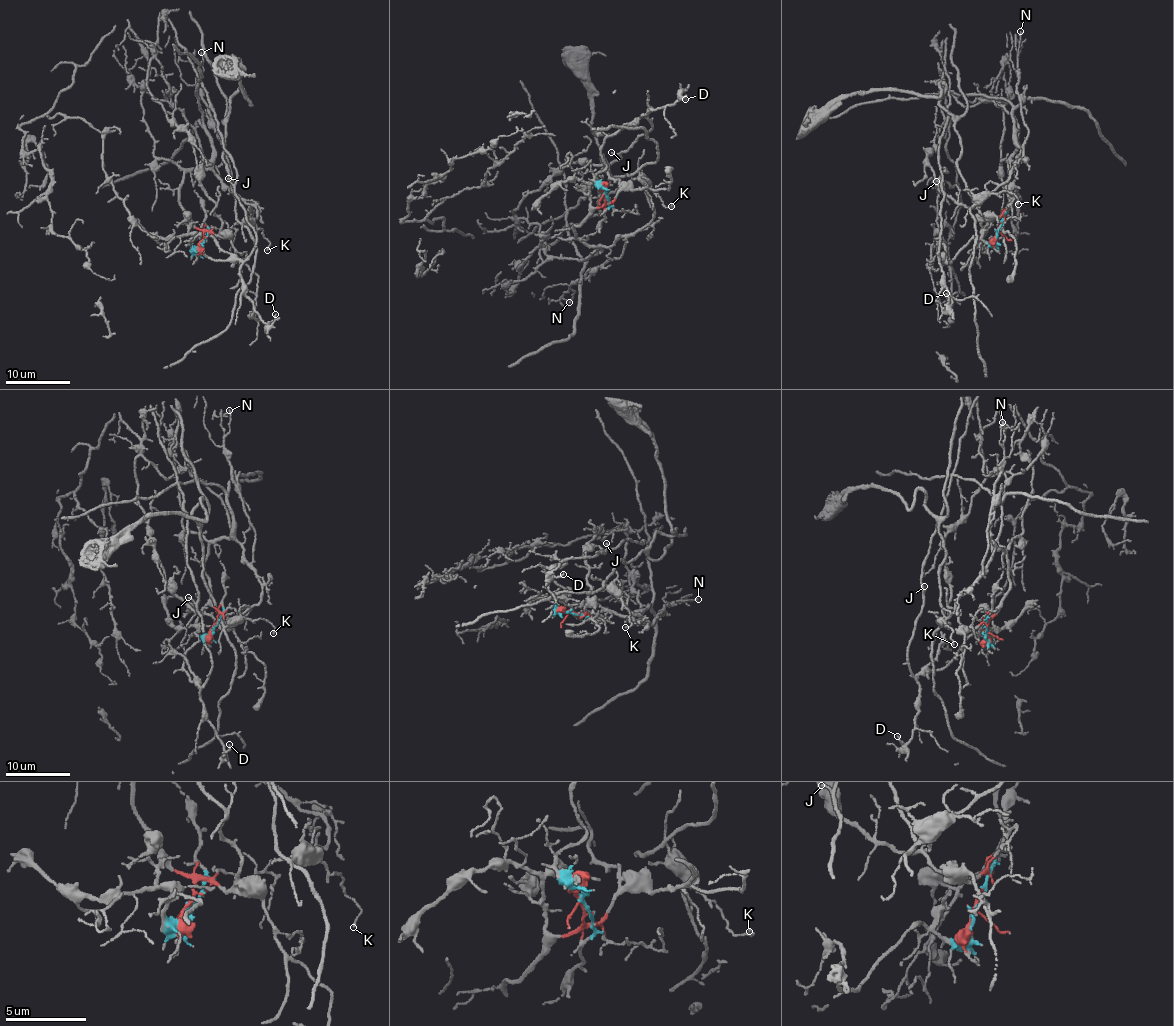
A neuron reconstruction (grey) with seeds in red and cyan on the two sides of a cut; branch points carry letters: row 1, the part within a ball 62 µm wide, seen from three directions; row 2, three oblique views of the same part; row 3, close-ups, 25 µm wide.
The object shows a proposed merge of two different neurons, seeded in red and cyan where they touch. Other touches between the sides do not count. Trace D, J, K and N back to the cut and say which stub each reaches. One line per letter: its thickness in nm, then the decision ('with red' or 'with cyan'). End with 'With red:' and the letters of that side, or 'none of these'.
D: 120 nm | with cyan
J: 110 nm | with cyan
K: 100 nm | with red
N: 130 nm | with red
With red: K, N

